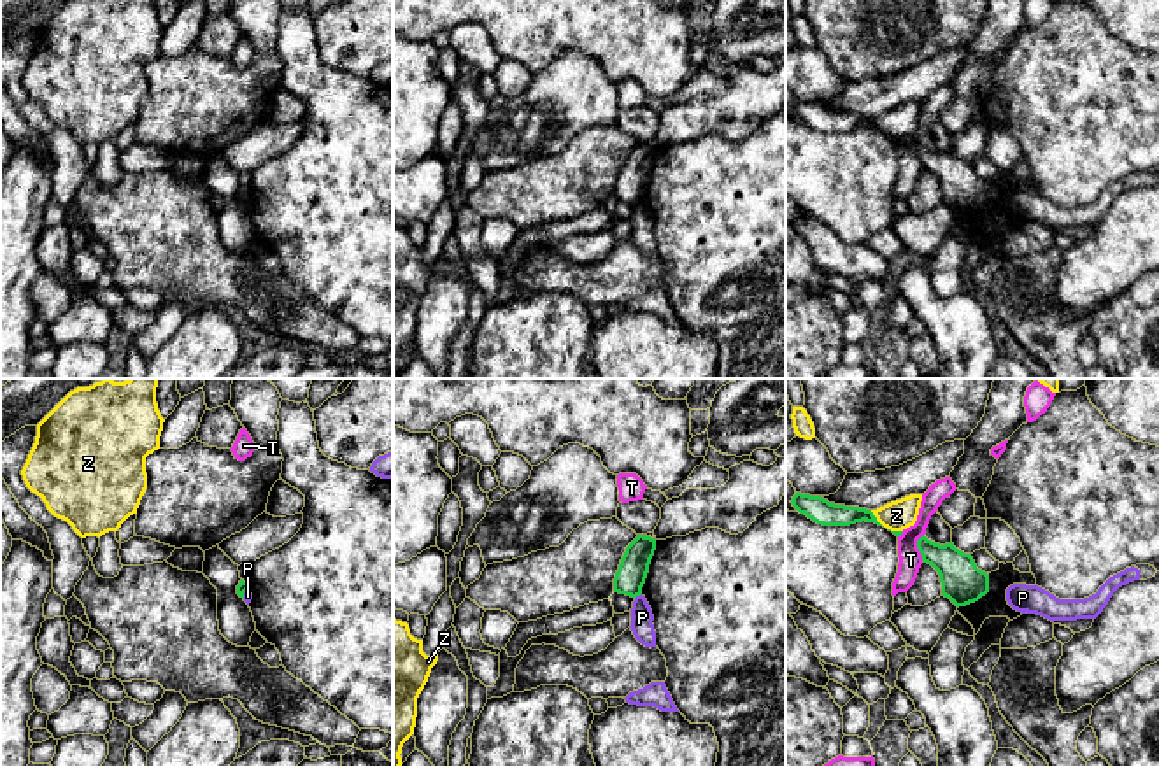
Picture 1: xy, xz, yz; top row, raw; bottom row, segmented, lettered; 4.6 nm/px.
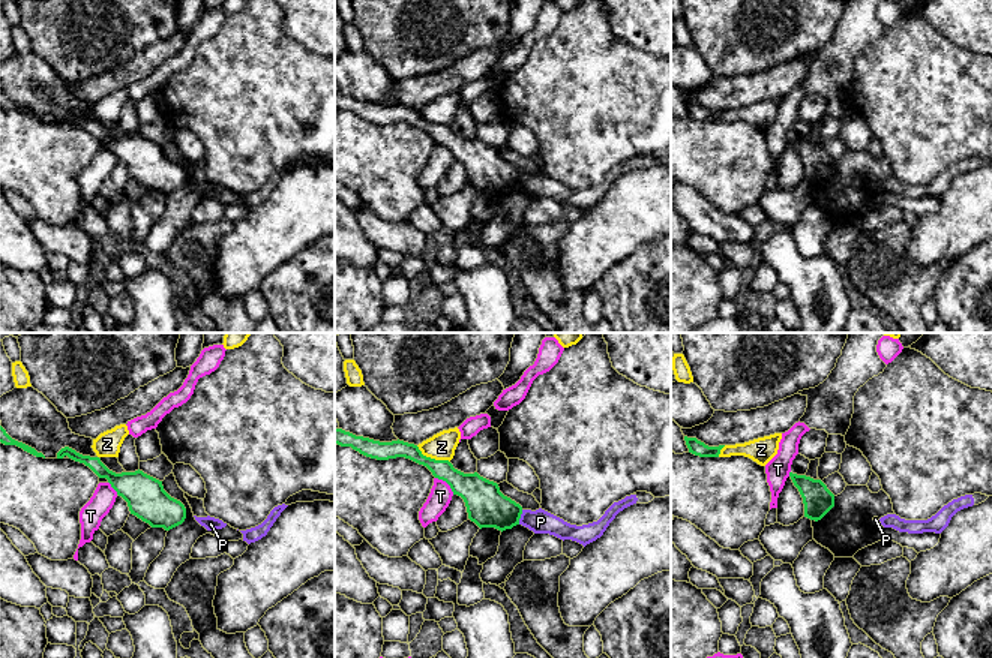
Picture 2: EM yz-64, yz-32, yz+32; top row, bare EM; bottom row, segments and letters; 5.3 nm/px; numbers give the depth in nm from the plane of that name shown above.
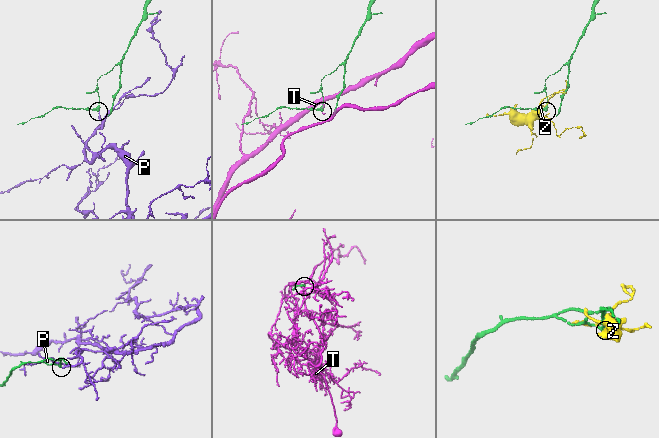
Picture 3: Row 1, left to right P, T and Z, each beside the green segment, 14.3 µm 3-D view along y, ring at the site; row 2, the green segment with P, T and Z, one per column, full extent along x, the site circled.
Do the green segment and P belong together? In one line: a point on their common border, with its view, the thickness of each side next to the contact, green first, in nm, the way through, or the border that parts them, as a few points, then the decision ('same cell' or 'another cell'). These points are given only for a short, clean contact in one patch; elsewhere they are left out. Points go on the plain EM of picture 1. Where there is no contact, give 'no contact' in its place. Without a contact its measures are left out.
xz (637, 202) | 140/100 nm | along xz (640, 200), (635, 205) | another cell

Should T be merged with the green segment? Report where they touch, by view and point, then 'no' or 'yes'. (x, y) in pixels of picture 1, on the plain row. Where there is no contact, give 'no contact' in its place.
yz (917, 155) | no

